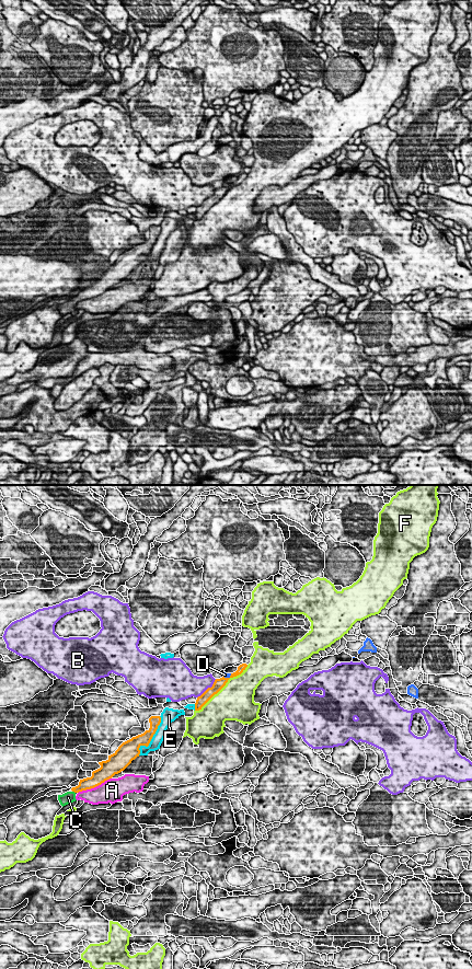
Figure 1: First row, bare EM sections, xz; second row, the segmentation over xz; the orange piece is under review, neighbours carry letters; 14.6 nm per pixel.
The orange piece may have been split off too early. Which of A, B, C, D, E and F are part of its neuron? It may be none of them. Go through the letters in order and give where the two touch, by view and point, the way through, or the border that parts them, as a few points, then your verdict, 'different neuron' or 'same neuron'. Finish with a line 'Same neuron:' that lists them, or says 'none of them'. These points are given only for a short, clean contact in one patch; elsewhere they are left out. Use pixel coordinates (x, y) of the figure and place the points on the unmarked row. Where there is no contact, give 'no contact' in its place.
A: contact xz (94, 296); different neuron
B: contact xz (208, 197); different neuron
C: contact xz (73, 300); way xz (88, 292), (73, 300), (68, 307); same neuron
D: contact xz (227, 187); different neuron
E: contact xz (151, 247); different neuron
F: contact xz (222, 196); different neuron
Same neuron: C

